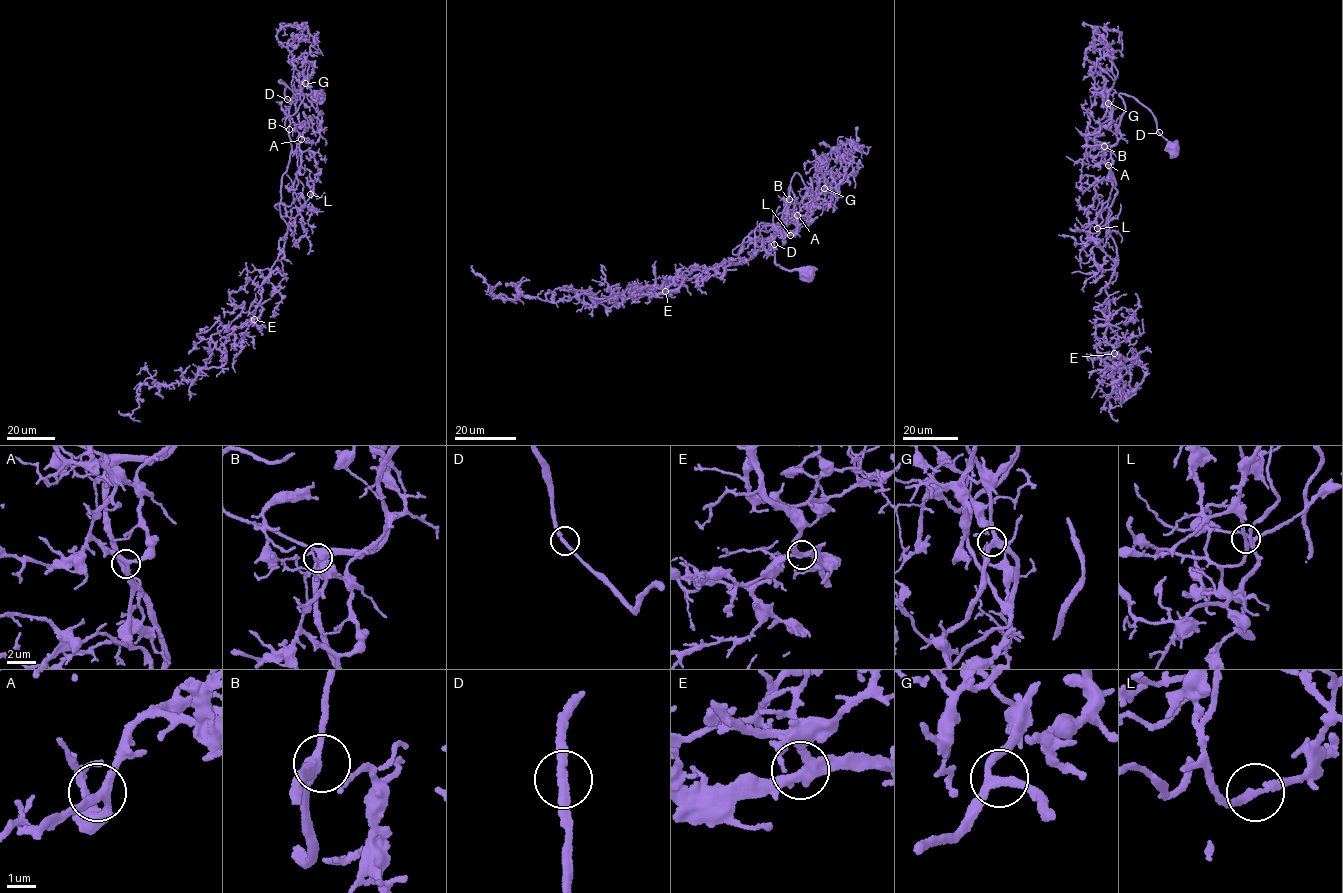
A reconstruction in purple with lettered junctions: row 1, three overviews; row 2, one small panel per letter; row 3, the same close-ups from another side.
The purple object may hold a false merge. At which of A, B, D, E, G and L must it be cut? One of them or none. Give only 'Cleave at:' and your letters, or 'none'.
Cleave at: none

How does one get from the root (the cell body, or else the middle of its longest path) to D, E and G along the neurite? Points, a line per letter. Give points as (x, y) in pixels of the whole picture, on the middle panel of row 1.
D: (808, 273), (807, 270), (786, 270), (776, 264), (774, 244)
E: (808, 273), (775, 262), (789, 187), (800, 202), (745, 238), (741, 265), (693, 270), (665, 291)
G: (808, 273), (776, 264), (773, 239), (789, 187), (800, 202), (786, 209), (795, 172), (816, 197), (824, 188)

